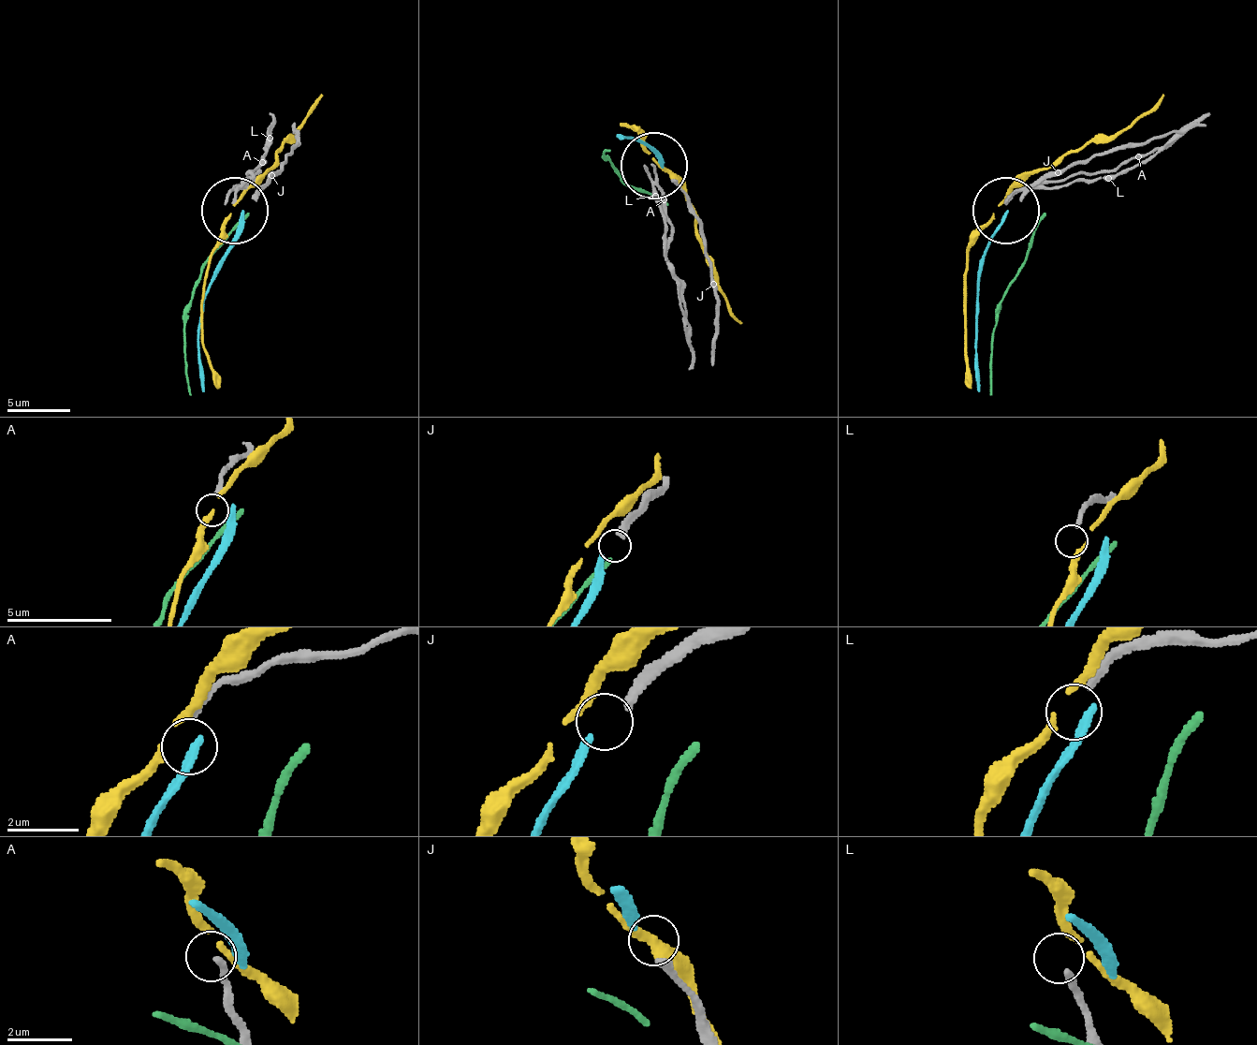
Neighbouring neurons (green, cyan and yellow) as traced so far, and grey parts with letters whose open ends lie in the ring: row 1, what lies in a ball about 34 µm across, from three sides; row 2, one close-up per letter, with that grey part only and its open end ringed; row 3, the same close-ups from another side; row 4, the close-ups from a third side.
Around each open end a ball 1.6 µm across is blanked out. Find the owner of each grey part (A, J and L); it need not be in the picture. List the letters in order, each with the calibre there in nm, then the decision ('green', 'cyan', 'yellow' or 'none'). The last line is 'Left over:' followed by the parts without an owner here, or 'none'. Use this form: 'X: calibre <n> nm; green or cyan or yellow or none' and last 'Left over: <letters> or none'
A: calibre 200 nm; none
J: calibre 280 nm; none
L: calibre 220 nm; none
Left over: A, J, L

